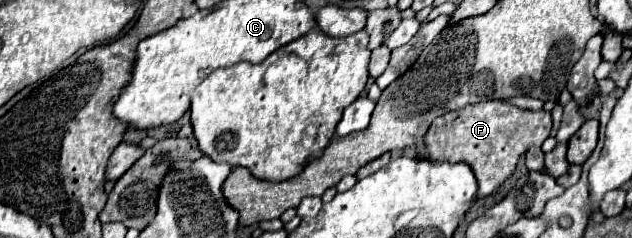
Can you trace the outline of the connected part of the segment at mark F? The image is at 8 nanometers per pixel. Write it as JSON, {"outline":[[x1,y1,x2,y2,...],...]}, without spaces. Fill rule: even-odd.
{"outline":[[487,100,437,118,425,134,427,158,447,162,467,162,479,182,477,196,489,196,509,178,521,154,531,146,541,146,551,132,551,114,545,110,523,110,499,100]]}

